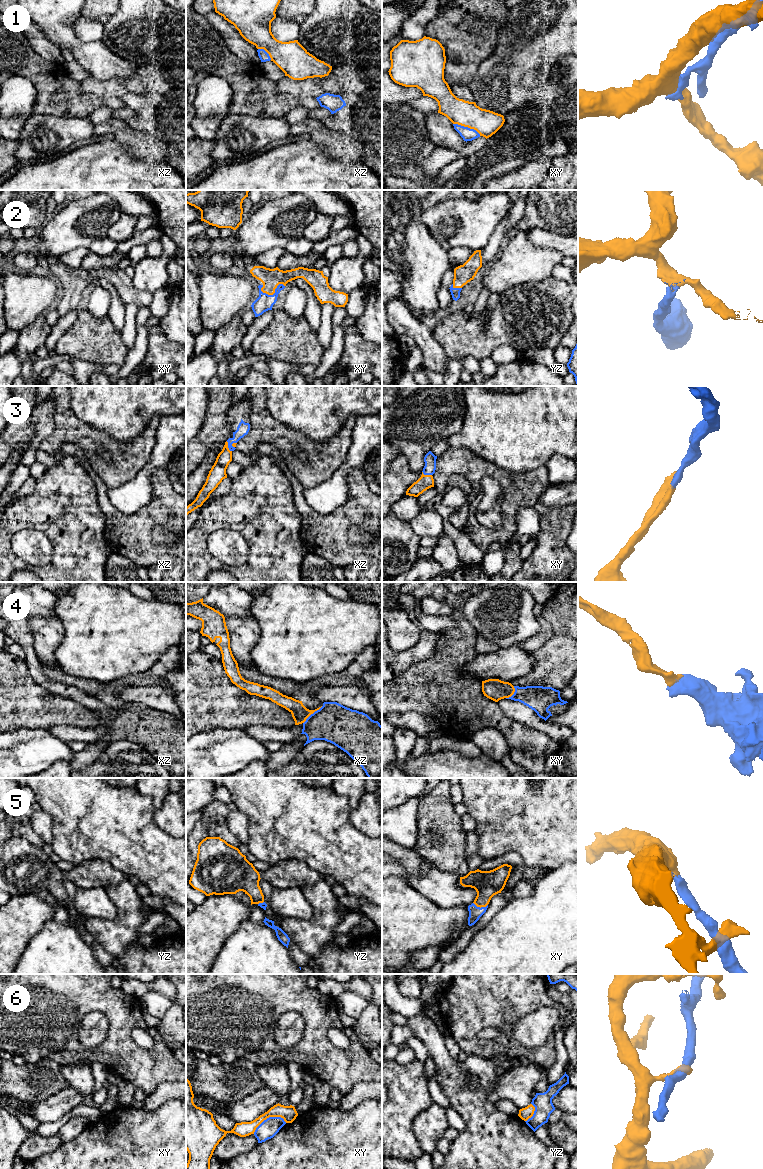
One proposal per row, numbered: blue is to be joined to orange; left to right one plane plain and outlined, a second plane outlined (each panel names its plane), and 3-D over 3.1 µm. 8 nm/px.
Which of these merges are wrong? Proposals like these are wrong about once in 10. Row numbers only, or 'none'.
1, 6

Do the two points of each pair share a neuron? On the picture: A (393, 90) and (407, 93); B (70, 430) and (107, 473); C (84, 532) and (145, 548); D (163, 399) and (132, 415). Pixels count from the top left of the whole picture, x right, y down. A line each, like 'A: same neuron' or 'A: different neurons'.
A: same neuron
B: same neuron
C: different neurons
D: same neuron

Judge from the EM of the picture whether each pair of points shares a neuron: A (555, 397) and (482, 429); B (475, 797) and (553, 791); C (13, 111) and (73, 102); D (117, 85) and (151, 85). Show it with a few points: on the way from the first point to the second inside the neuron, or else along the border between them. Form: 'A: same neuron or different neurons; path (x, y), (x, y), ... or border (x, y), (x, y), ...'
A: same neuron; path (537, 397), (532, 397), (507, 422), (500, 425)
B: same neuron; path (494, 793), (500, 791), (534, 791)
C: different neurons; border (34, 85), (36, 102), (31, 114)
D: same neuron; path (125, 85), (143, 85)

